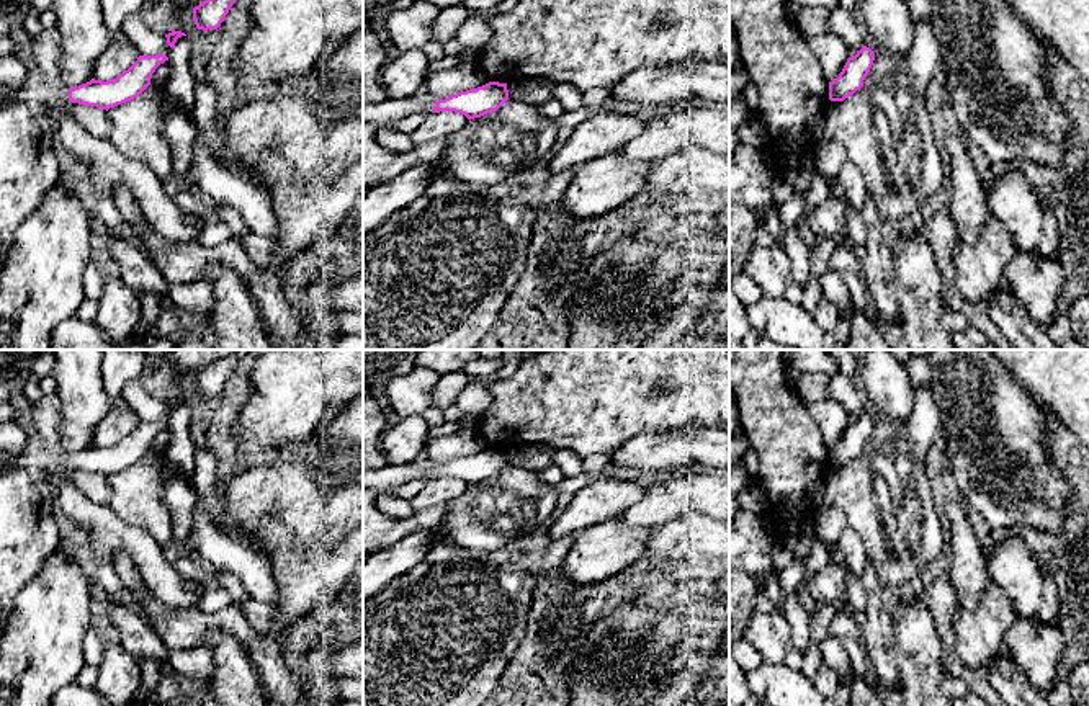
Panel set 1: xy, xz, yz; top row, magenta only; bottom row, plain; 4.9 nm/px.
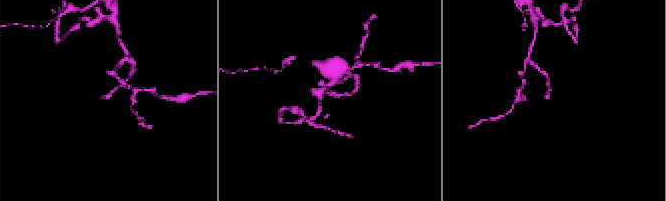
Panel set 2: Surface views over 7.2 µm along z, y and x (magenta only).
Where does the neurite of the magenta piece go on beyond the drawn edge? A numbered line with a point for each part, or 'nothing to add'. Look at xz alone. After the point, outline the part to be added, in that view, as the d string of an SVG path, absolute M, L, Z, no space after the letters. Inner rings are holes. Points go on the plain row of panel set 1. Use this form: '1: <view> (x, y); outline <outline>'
1: xz (388, 478); outline M424 454L409 466L386 466L378 471L363 471L363 490L389 492L410 480L433 477L435 464Z

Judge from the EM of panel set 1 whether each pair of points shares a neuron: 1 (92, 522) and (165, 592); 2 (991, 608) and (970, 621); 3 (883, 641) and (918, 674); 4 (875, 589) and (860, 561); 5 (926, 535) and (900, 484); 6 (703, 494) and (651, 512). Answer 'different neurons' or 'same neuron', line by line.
1: same neuron
2: same neuron
3: different neurons
4: different neurons
5: same neuron
6: same neuron

